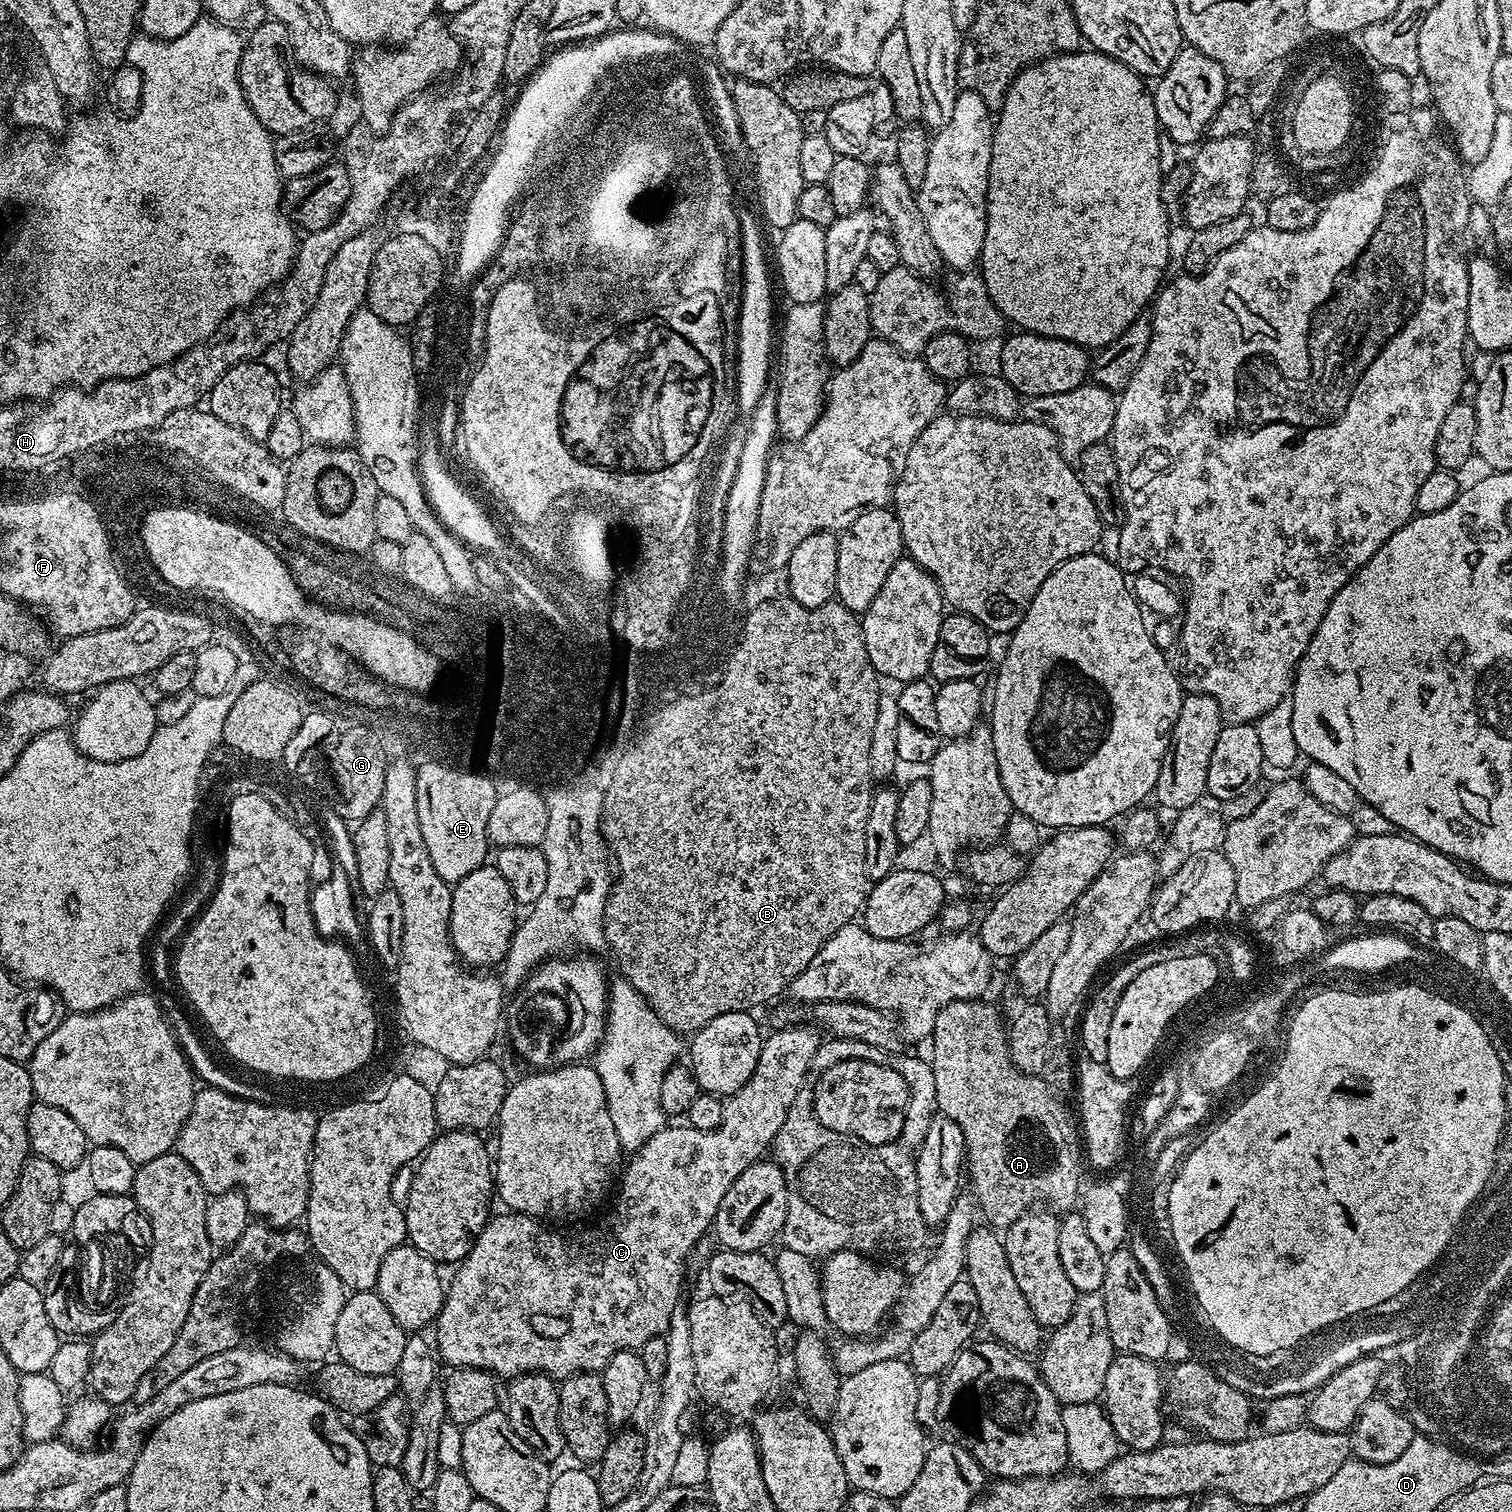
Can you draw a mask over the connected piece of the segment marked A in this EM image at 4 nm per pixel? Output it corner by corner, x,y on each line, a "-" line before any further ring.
984,998
955,1000
937,1014
930,1037
930,1063
938,1089
939,1115
958,1122
964,1135
966,1168
972,1174
979,1211
993,1229
1006,1230
1037,1206
1068,1210
1075,1205
1072,1204
1075,1200
1077,1203
1082,1192
1082,1140
1073,1117
1071,1120
1067,1110
1056,1101
1059,1100
1057,1093
1052,1091
1043,1075
1031,1076
1014,1066
1008,1049
1006,1020
986,1001

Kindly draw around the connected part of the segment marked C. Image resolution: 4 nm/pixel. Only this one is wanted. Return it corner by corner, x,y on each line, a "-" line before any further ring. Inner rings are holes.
783,1026
777,1032
767,1033
766,1039
761,1043
760,1053
758,1054
758,1066
755,1074
738,1090
733,1096
727,1097
724,1105
724,1121
718,1130
703,1132
694,1130
687,1126
672,1128
665,1126
654,1134
654,1138
647,1140
638,1151
631,1153
632,1160
623,1165
622,1171
618,1176
618,1187
615,1189
616,1201
612,1204
612,1209
601,1218
600,1224
593,1228
588,1228
585,1232
580,1232
577,1236
563,1236
560,1232
551,1232
547,1228
547,1223
541,1222
535,1216
523,1216
520,1212
511,1210
505,1211
505,1216
493,1215
488,1224
478,1234
474,1246
468,1251
468,1257
460,1261
456,1272
446,1284
444,1294
444,1305
436,1316
434,1329
434,1347
439,1359
450,1364
453,1369
457,1368
481,1368
497,1377
508,1376
515,1378
524,1375
525,1372
545,1372
547,1376
553,1378
563,1378
573,1376
579,1372
603,1373
604,1368
614,1358
614,1354
625,1350
638,1350
650,1338
662,1336
670,1326
670,1314
674,1314
676,1308
681,1307
680,1287
684,1284
684,1263
688,1260
688,1255
692,1252
692,1247
704,1236
704,1231
713,1227
718,1206
722,1206
722,1198
726,1198
726,1190
734,1186
734,1178
746,1170
746,1166
756,1163
771,1149
772,1139
782,1130
782,1122
786,1122
786,1114
798,1098
801,1088
805,1087
804,1080
812,1068
814,1054
820,1048
822,1036
815,1027
804,1028
805,1026

